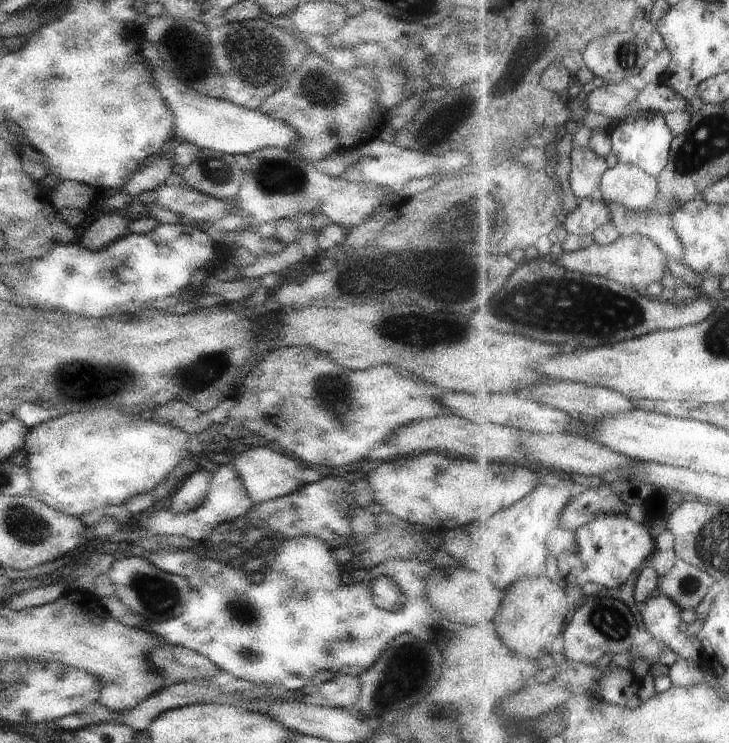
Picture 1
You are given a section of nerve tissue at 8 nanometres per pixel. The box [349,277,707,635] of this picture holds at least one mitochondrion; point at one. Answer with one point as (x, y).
(613, 307)

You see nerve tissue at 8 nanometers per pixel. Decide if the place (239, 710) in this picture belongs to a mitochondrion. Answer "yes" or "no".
no

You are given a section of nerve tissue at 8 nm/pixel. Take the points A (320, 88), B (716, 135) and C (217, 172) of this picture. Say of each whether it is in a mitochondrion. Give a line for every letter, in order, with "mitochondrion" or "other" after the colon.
A: mitochondrion
B: mitochondrion
C: mitochondrion

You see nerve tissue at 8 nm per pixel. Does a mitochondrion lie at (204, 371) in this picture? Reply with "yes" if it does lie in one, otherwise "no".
yes

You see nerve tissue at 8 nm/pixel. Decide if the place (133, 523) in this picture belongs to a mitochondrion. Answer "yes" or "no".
no

